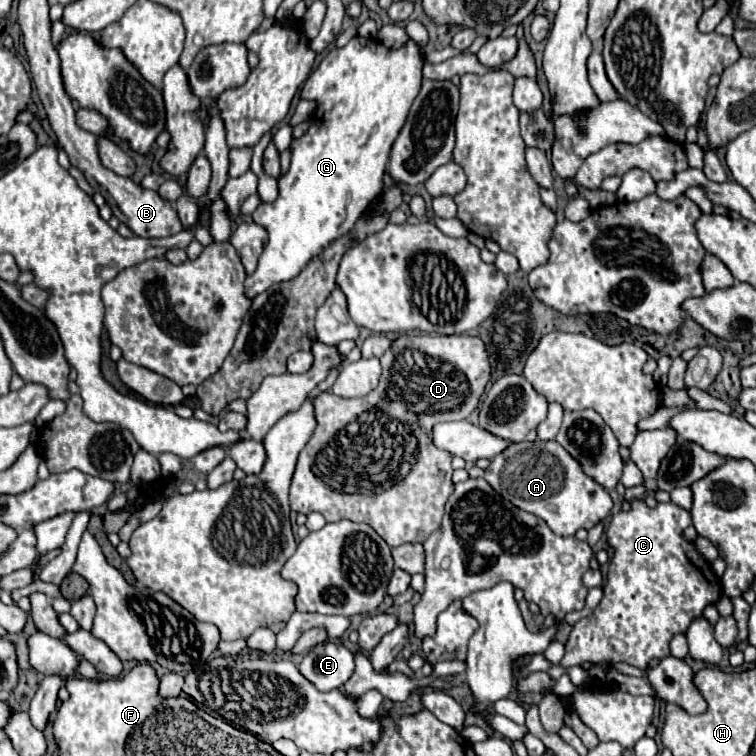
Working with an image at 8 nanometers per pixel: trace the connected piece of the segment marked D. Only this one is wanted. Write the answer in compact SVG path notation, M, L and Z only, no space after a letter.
M401 334L381 356L383 374L379 386L361 398L339 398L323 392L315 398L317 428L299 454L291 482L291 510L321 512L327 522L349 518L369 524L389 546L425 542L443 518L443 506L453 492L451 454L431 444L431 424L465 420L479 402L489 380L489 364L483 342L477 336Z

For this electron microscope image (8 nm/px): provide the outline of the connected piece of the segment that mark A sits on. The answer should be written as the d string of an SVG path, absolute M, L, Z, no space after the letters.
M555 440L509 444L491 460L483 478L513 506L547 522L557 536L573 536L579 528L591 530L603 522L613 508L609 492L587 476L583 466Z

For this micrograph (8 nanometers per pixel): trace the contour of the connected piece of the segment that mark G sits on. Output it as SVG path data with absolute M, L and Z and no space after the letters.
M355 36L343 48L333 48L321 60L317 70L307 78L301 98L317 102L317 122L297 140L291 142L291 166L279 176L279 194L273 202L261 202L253 212L253 222L263 226L269 234L267 246L259 258L259 266L245 278L245 296L255 298L271 284L293 280L305 264L319 256L331 242L345 236L365 212L367 204L381 194L383 174L389 160L391 144L401 132L407 112L419 94L421 84L421 48L411 42L407 48L389 50L379 40Z

